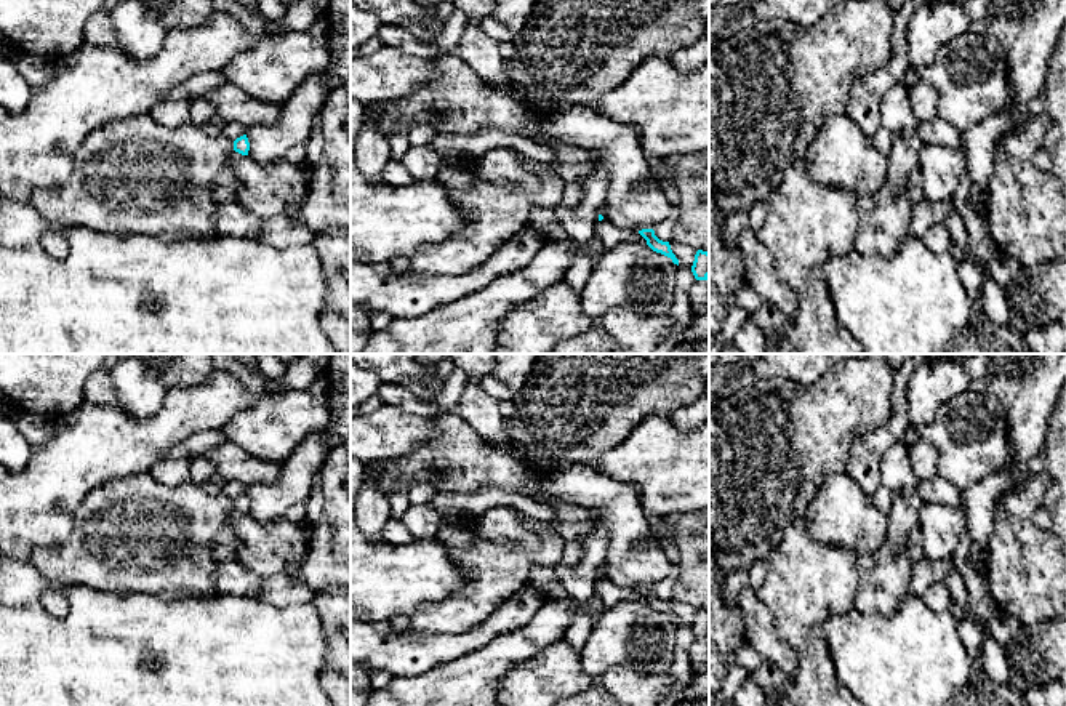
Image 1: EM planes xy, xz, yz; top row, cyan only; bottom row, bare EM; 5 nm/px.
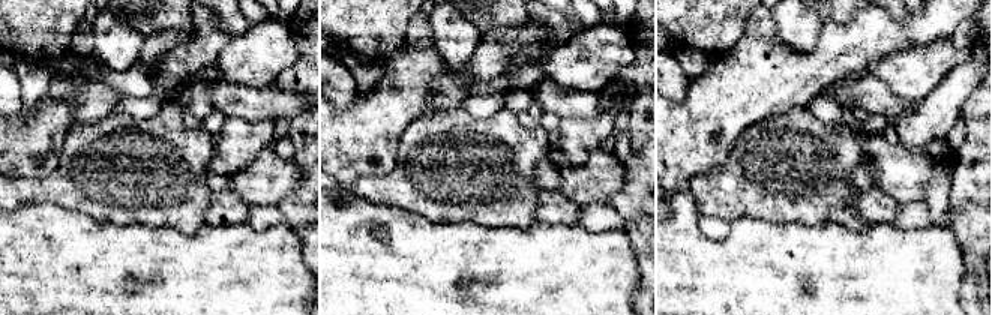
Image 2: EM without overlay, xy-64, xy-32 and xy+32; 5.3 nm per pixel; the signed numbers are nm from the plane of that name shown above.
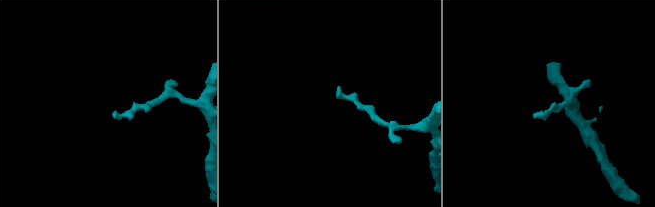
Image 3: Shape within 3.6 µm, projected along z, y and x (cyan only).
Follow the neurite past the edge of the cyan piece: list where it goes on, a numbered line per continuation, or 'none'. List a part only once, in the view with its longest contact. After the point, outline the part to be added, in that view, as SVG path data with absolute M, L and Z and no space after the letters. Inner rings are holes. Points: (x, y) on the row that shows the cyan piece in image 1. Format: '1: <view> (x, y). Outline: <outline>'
none

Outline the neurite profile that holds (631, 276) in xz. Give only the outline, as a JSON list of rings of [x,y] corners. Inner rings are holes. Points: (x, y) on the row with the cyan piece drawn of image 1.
[[[623,242],[592,261],[592,272],[581,296],[591,319],[623,307],[640,315],[669,315],[674,299],[677,264],[647,243]]]

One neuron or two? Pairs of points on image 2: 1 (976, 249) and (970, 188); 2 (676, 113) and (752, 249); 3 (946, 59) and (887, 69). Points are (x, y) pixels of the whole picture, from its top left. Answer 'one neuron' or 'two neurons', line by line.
1: two neurons
2: two neurons
3: one neuron

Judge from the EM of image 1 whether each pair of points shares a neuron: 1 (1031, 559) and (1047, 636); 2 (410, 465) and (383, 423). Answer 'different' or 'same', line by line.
1: different
2: different

